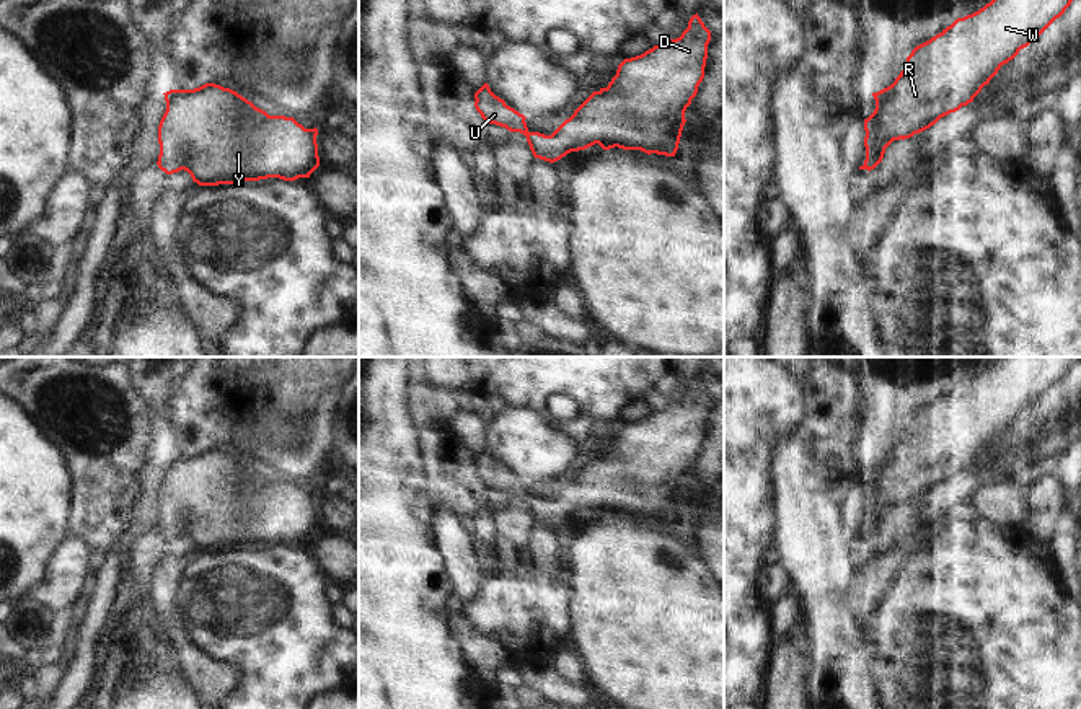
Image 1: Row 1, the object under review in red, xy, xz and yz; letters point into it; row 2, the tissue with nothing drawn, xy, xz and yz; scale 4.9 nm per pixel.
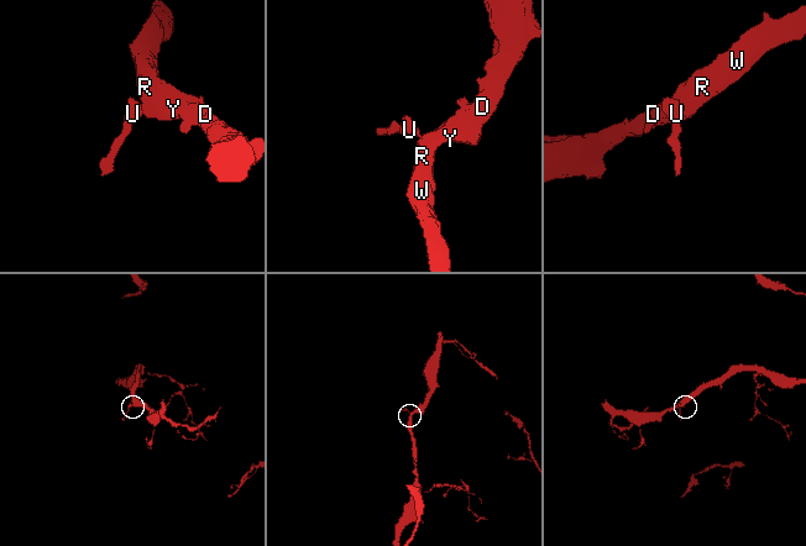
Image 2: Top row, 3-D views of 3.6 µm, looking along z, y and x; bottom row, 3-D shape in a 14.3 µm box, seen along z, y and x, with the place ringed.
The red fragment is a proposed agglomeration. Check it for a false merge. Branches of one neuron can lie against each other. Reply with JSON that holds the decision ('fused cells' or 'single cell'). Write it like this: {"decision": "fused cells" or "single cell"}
{"decision": "single cell"}

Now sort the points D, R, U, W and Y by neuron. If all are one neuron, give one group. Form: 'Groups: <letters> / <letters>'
Groups: D R U W Y.

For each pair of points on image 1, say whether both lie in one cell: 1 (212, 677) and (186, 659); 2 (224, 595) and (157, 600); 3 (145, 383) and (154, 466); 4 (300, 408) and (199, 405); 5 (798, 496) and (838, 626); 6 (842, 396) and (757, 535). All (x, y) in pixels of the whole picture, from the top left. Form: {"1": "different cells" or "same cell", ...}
{"1": "same cell", "2": "different cells", "3": "same cell", "4": "same cell", "5": "same cell", "6": "different cells"}

